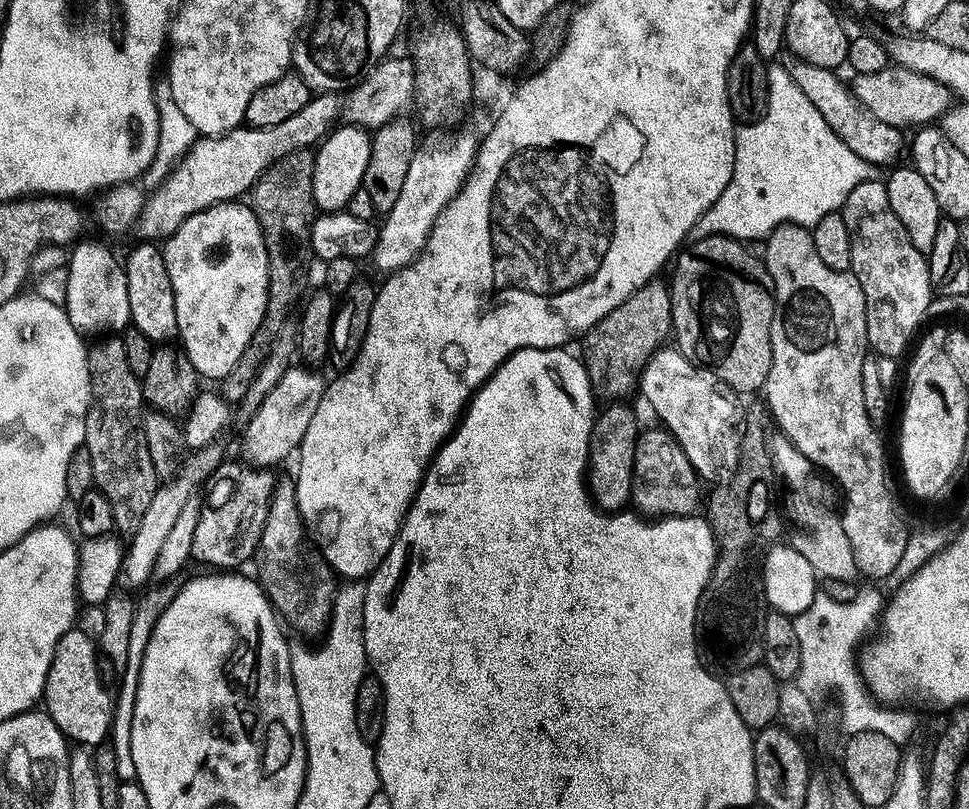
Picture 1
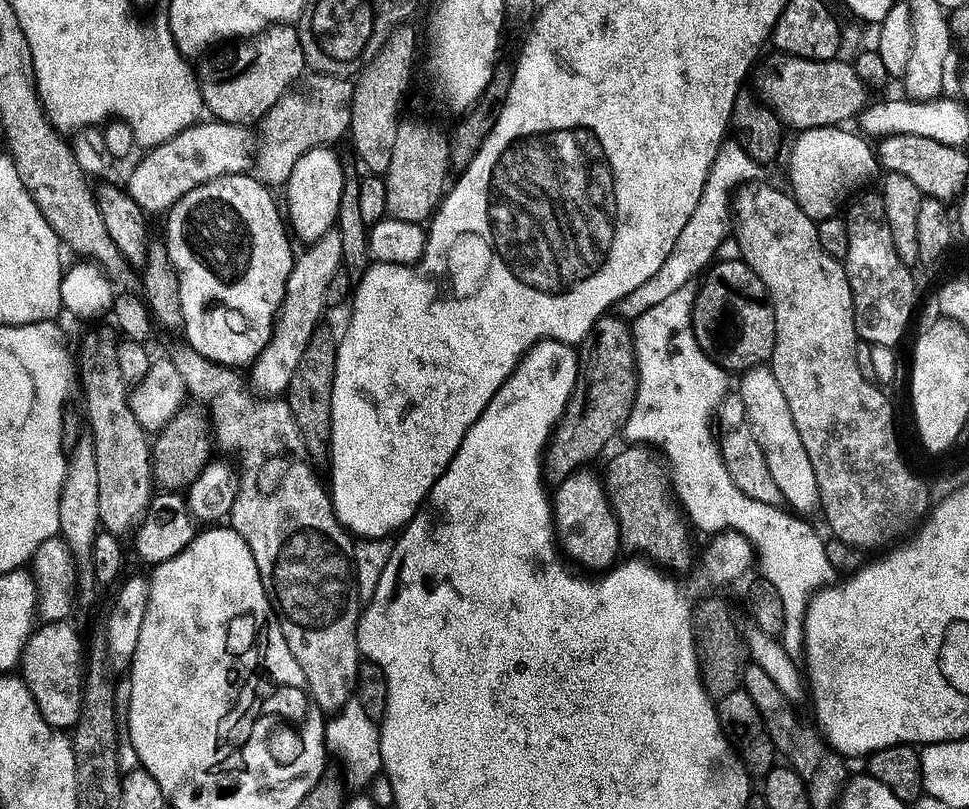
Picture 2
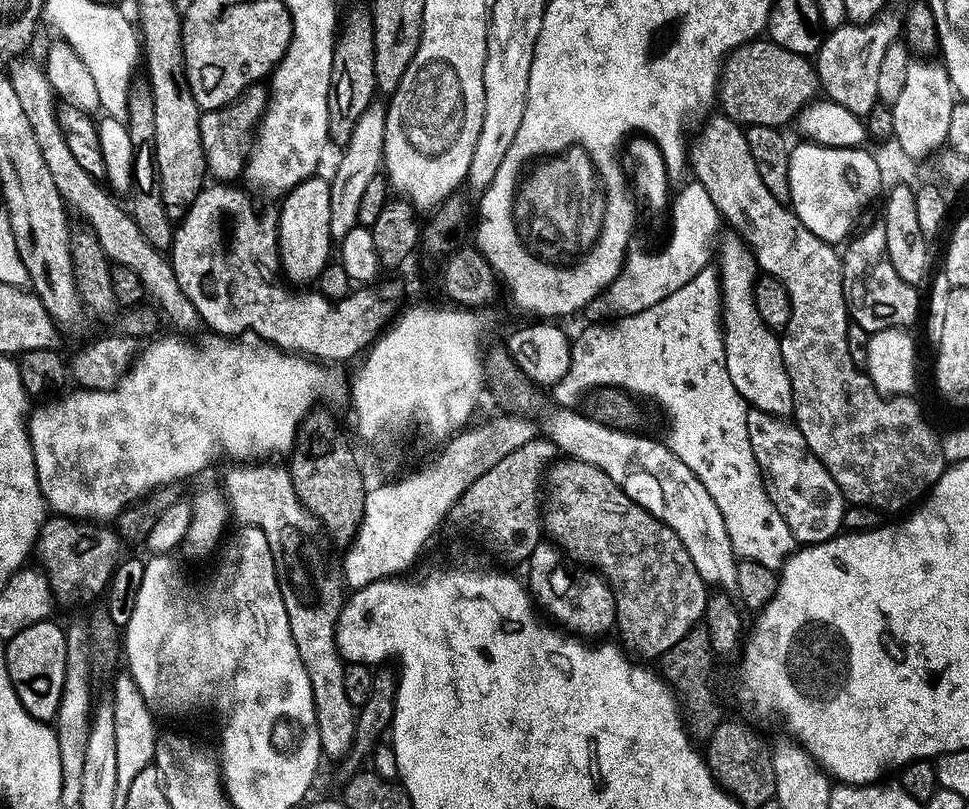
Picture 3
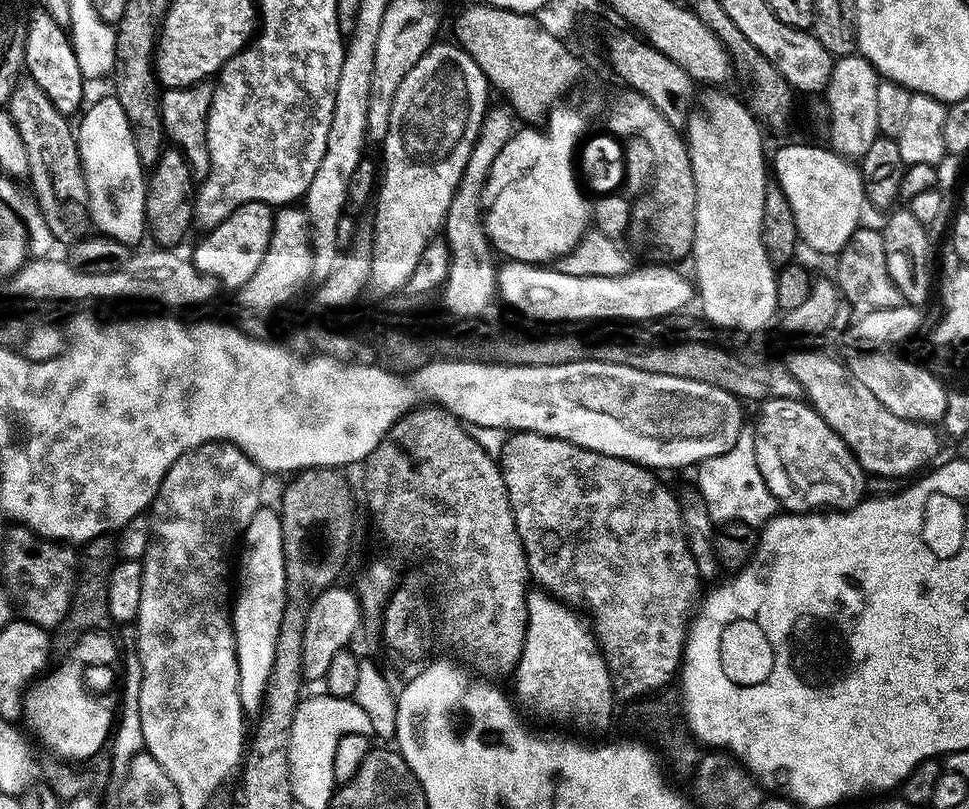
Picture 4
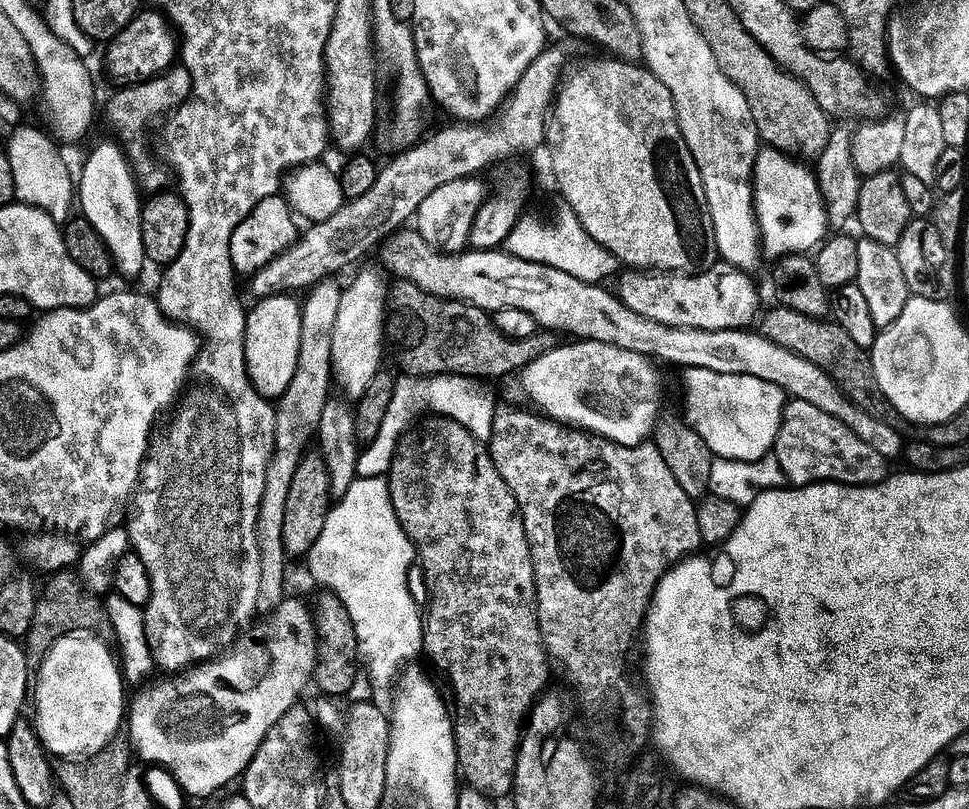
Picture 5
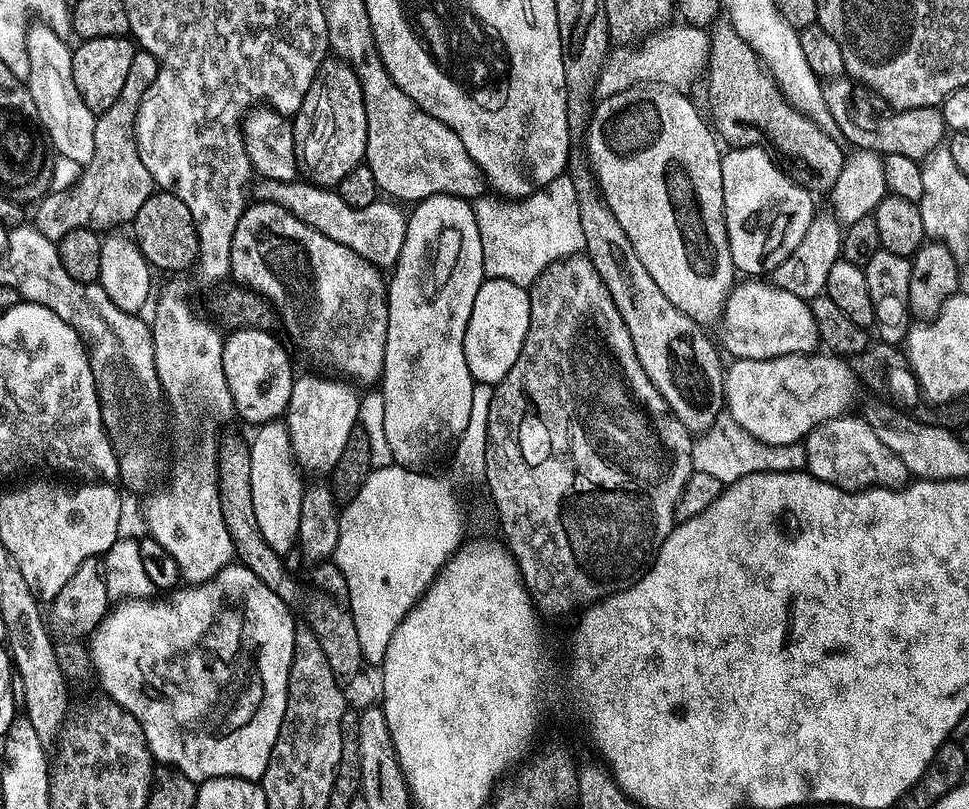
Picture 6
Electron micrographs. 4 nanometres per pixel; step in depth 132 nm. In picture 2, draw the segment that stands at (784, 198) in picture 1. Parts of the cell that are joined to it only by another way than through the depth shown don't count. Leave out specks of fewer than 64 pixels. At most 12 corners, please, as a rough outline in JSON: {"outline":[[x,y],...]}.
{"outline":[[742,145],[714,158],[698,210],[621,320],[703,277],[734,228],[734,193],[761,179]]}

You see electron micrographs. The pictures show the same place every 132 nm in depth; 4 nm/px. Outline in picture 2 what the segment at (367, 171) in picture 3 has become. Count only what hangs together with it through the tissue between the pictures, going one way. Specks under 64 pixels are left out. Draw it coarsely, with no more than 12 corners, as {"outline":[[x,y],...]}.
{"outline":[[328,231],[292,267],[272,343],[250,368],[260,398],[287,393],[345,267]]}

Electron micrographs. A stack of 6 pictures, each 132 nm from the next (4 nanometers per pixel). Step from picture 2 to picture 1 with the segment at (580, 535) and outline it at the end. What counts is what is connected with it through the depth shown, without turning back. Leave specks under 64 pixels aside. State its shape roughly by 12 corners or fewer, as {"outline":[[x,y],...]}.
{"outline":[[624,402],[599,413],[588,490],[601,512],[632,504],[642,425]]}

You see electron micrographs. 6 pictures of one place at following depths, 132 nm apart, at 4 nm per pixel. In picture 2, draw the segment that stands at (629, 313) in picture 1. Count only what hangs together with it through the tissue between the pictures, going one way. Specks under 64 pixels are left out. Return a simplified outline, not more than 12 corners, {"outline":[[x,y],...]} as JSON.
{"outline":[[606,314],[548,442],[549,481],[619,437],[636,401],[629,321]]}

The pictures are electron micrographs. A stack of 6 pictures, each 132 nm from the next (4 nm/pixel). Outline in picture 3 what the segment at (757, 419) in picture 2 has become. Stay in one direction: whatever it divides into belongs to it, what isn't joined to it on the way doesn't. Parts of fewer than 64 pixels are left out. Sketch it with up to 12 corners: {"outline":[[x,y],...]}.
{"outline":[[720,244],[724,349],[749,407],[794,414],[781,339],[756,306],[756,258]]}

